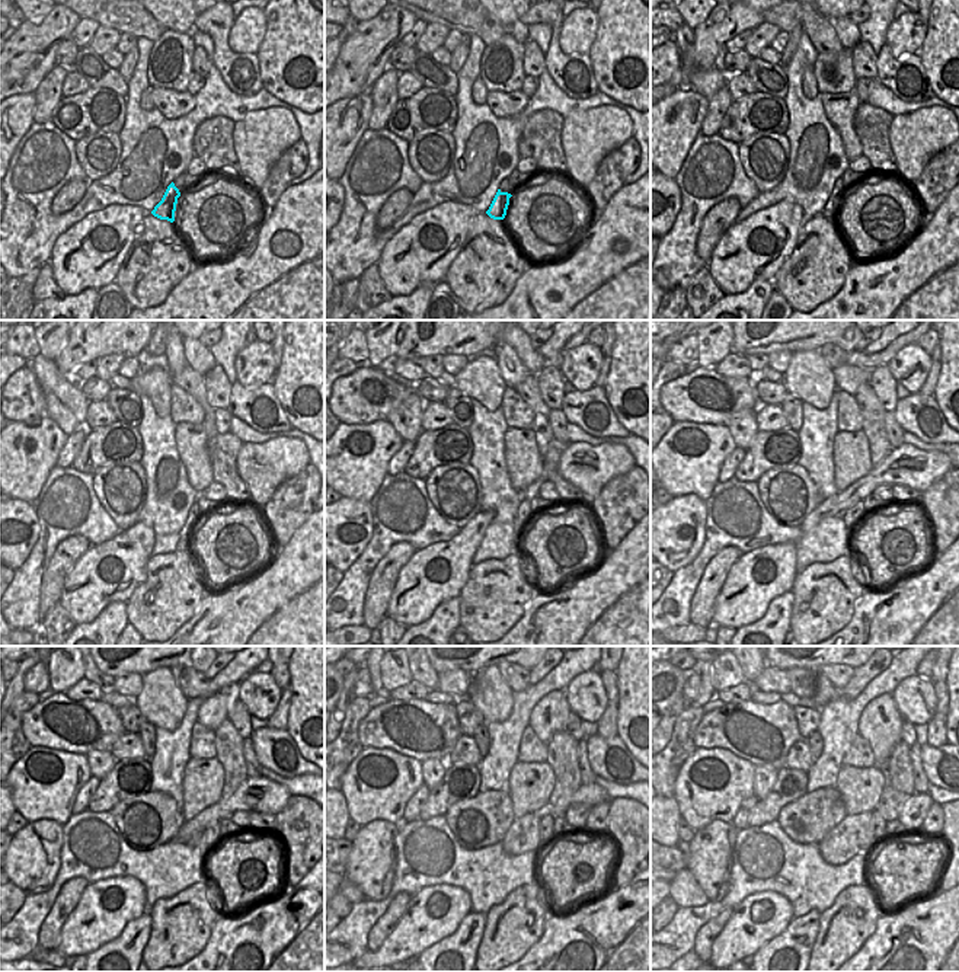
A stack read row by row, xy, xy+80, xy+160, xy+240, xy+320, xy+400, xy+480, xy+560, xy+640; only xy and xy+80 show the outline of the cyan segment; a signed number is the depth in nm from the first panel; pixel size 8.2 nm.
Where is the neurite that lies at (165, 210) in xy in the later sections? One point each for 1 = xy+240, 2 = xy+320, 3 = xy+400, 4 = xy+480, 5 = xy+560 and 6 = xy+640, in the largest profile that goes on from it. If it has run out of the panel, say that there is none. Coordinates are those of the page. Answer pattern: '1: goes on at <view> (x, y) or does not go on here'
1: goes on at xy+240 (194, 515)
2: goes on at xy+320 (526, 511)
3: goes on at xy+400 (856, 514)
4: goes on at xy+480 (211, 835)
5: goes on at xy+560 (546, 833)
6: goes on at xy+640 (879, 824)

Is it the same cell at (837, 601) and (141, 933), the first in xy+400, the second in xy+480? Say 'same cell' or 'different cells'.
different cells

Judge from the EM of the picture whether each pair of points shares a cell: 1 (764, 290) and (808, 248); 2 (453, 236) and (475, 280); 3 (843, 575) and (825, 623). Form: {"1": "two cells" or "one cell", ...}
{"1": "two cells", "2": "two cells", "3": "one cell"}

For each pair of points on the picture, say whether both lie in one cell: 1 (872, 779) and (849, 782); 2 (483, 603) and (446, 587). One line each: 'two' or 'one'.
1: one
2: two

